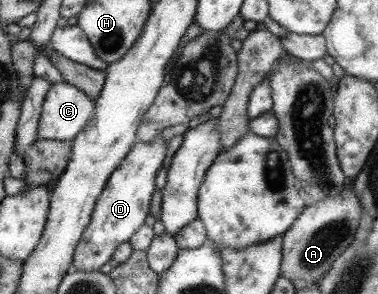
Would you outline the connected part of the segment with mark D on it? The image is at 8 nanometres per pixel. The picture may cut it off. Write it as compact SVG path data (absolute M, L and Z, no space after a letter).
M158 134L151 143L138 142L131 148L130 155L119 164L118 170L110 176L105 190L99 195L93 218L78 244L74 254L72 270L79 272L99 271L103 264L112 260L120 244L130 242L139 228L145 225L149 215L151 199L155 190L155 174L163 166L165 146Z

